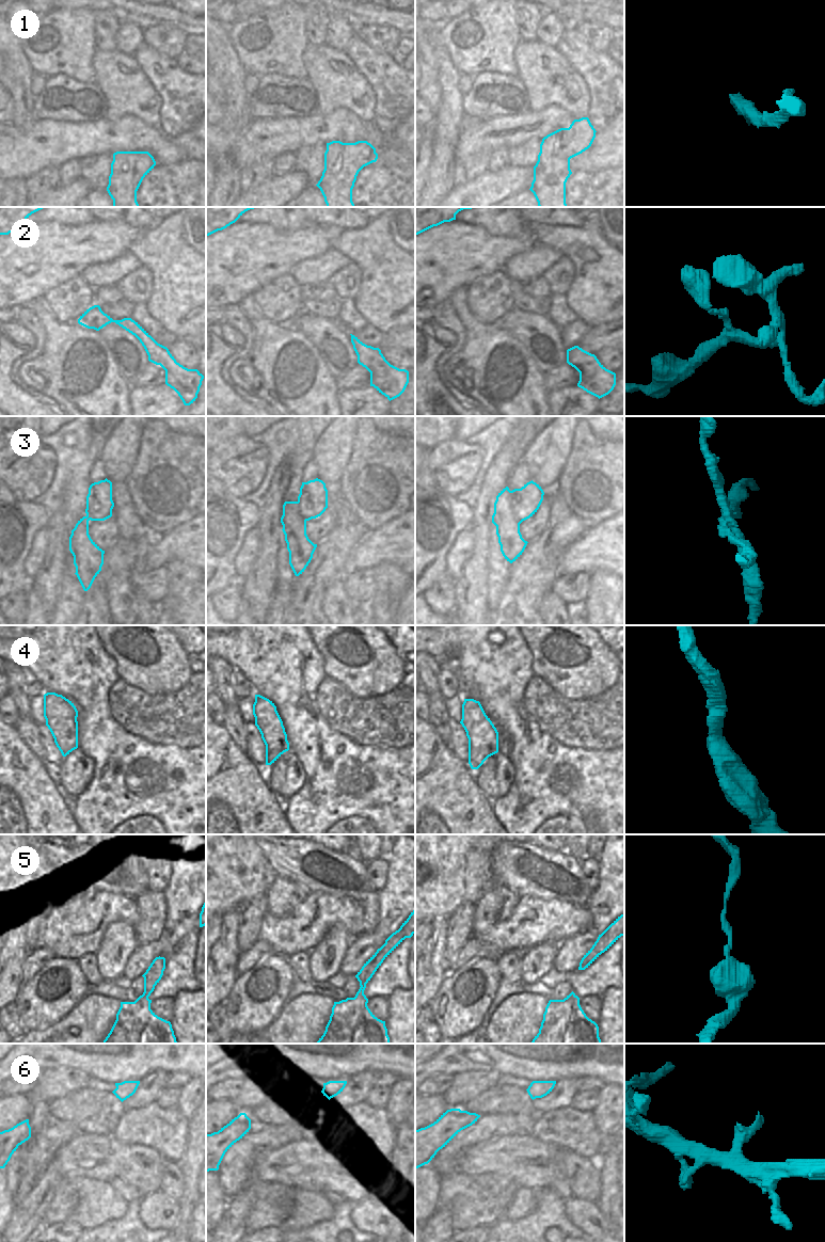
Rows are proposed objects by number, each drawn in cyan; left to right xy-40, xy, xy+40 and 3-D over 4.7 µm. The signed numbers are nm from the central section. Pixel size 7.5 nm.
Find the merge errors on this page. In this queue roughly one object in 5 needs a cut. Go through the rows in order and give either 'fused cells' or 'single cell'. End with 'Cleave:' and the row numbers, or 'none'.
1: single cell
2: single cell
3: fused cells
4: single cell
5: single cell
6: single cell
Cleave: 3

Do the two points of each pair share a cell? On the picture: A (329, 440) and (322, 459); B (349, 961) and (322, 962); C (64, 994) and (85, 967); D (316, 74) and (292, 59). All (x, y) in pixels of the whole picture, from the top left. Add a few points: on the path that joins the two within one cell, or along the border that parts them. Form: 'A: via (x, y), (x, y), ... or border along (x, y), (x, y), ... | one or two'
A: via (329, 444), (329, 452), (327, 455) | one
B: border along (352, 939), (338, 971) | two
C: border along (77, 959), (77, 964), (89, 984) | two
D: border along (307, 45), (303, 52), (306, 78) | two

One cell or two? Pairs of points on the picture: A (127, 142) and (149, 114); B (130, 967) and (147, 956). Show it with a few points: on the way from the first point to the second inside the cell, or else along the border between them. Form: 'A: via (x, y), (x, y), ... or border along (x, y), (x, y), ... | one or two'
A: border along (120, 117), (136, 115), (156, 128) | two
B: via (135, 966), (143, 957) | one

